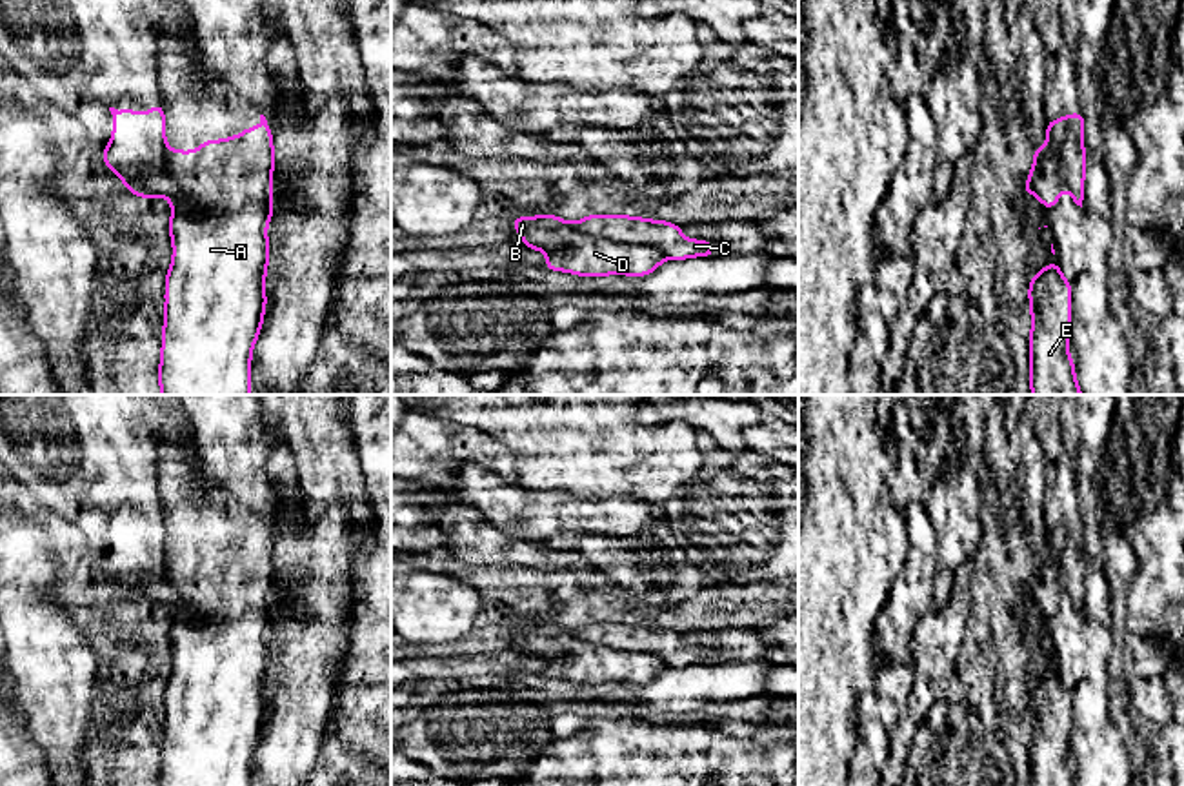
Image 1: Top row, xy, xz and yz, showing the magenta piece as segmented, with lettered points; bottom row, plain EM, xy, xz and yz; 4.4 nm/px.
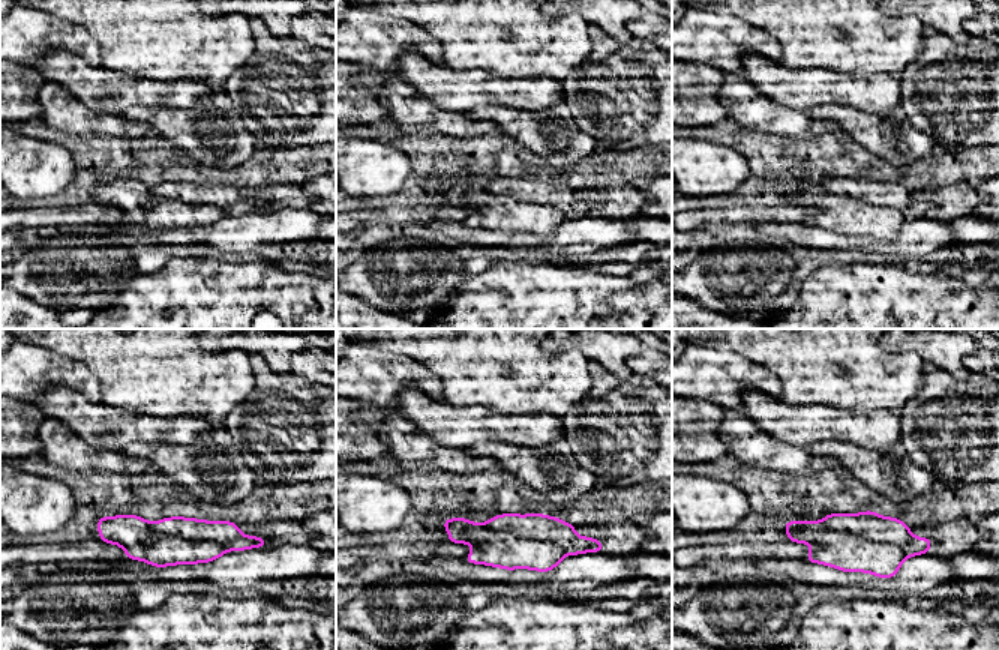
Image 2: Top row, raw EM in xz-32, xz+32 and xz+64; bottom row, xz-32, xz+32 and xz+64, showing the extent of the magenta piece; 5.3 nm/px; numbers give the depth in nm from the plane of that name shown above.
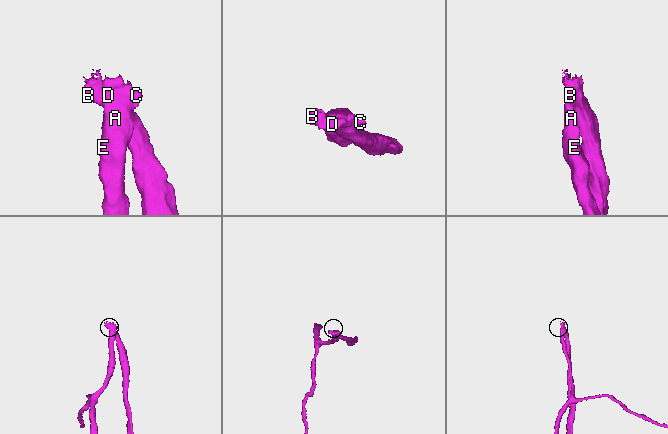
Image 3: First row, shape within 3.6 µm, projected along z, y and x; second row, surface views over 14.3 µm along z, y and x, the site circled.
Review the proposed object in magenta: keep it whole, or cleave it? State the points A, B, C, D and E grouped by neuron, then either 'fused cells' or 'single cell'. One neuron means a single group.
A C E / B D | fused cells

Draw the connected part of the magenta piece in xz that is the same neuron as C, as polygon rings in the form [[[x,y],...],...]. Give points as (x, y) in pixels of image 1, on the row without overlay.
[[[589,622],[575,630],[575,637],[586,642],[617,650],[651,651],[667,666],[715,664],[715,653],[707,648],[686,648],[682,635],[666,628],[649,628],[626,622]]]

